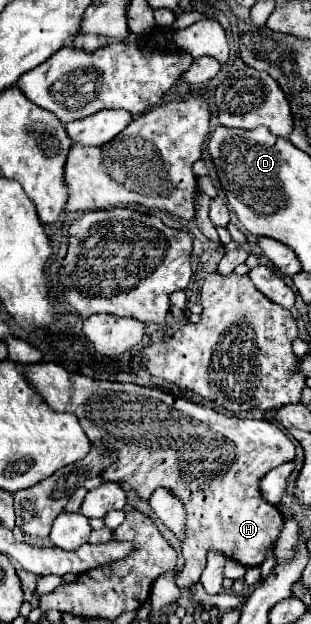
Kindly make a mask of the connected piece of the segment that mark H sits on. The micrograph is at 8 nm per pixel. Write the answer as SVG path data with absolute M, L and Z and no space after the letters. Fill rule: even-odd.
M37 362L31 366L25 366L25 376L29 378L31 386L45 398L45 402L57 410L57 412L71 412L79 418L79 424L83 426L87 438L91 442L107 442L117 454L117 464L109 466L103 472L103 478L107 476L133 476L133 470L137 474L153 474L161 478L145 478L145 476L133 476L133 478L109 478L109 482L127 482L131 488L143 498L149 500L151 492L159 486L173 490L185 510L187 510L187 538L181 544L185 568L179 572L177 584L181 588L187 588L189 584L197 582L203 568L205 558L211 548L219 548L227 558L236 560L243 566L260 566L265 562L265 554L275 546L279 532L283 528L283 514L277 506L265 502L259 492L259 478L261 474L269 472L273 466L285 464L291 458L295 458L295 446L293 442L275 426L265 424L263 420L247 420L237 418L233 414L221 414L217 410L205 408L201 404L195 404L185 398L173 398L173 394L167 394L157 388L143 388L135 384L121 384L121 382L103 382L93 380L81 374L67 372L63 366L53 362ZM197 514L205 514L205 520L197 518Z

